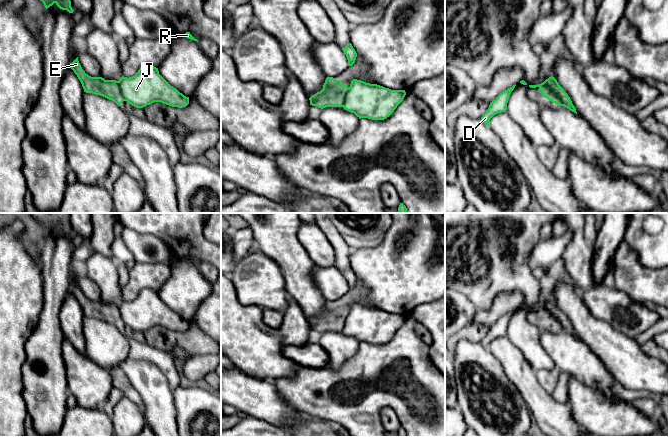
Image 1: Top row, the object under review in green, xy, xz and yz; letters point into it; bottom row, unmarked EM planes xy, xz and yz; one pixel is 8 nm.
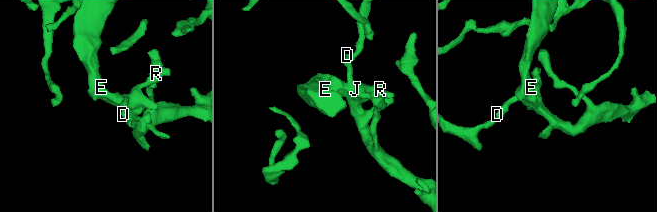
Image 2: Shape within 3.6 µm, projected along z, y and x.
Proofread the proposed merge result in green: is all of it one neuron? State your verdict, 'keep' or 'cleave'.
cleave

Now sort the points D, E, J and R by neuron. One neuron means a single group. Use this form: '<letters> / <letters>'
D J R / E

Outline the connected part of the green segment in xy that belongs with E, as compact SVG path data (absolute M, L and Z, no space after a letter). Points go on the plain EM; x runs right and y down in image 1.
M78 281L72 287L70 287L70 292L80 304L84 316L103 320L109 324L114 325L118 330L121 330L121 327L125 325L121 318L118 305L105 304L102 301L89 300L82 293L78 285Z

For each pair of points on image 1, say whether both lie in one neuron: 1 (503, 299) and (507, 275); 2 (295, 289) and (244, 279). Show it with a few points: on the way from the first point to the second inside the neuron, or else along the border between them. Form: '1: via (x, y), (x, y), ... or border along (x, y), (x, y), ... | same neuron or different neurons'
1: border along (523, 295), (517, 291), (500, 292), (488, 309) | different neurons
2: border along (277, 265), (283, 277), (284, 288), (289, 296) | different neurons

